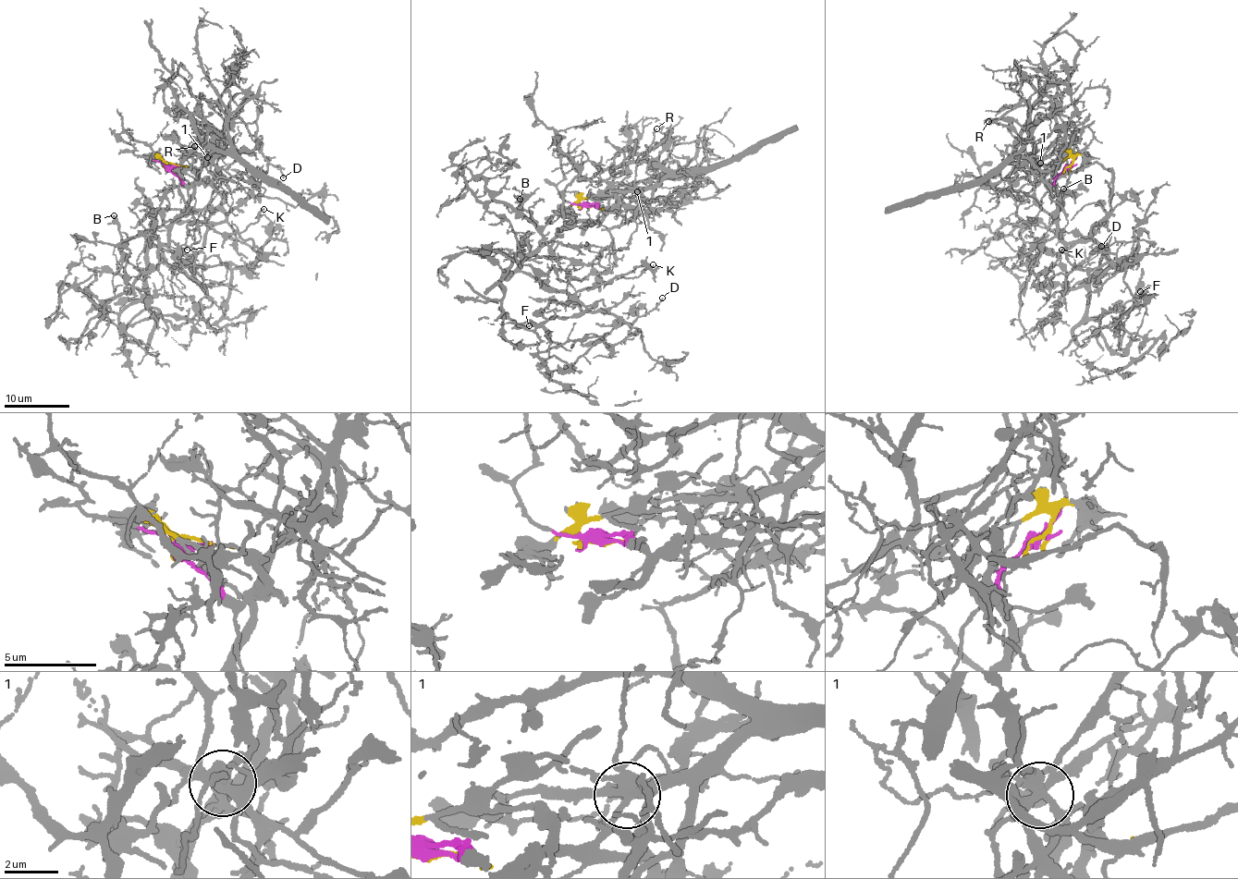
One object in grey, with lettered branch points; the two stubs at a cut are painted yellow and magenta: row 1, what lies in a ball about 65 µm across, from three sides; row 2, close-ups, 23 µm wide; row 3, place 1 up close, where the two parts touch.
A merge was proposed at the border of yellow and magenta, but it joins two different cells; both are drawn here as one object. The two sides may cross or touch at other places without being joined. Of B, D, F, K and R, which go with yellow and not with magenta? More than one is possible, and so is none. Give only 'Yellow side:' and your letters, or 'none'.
Yellow side: R

